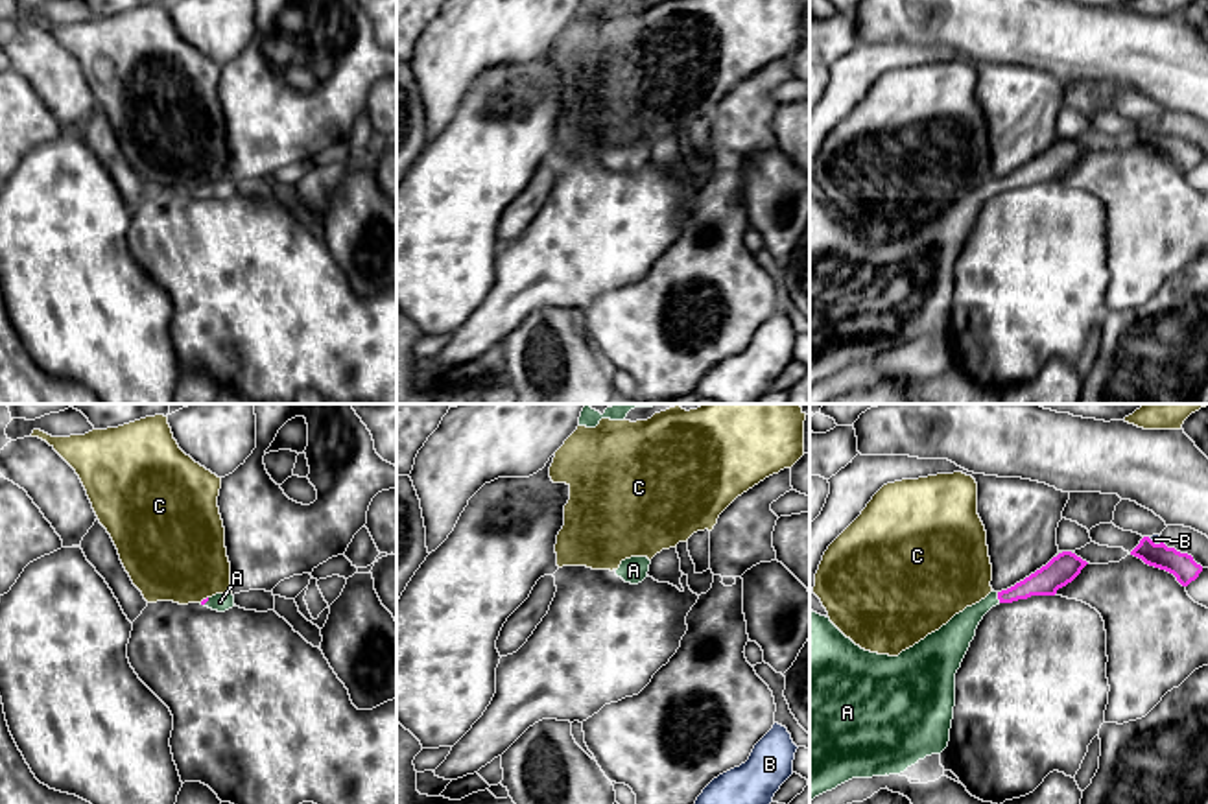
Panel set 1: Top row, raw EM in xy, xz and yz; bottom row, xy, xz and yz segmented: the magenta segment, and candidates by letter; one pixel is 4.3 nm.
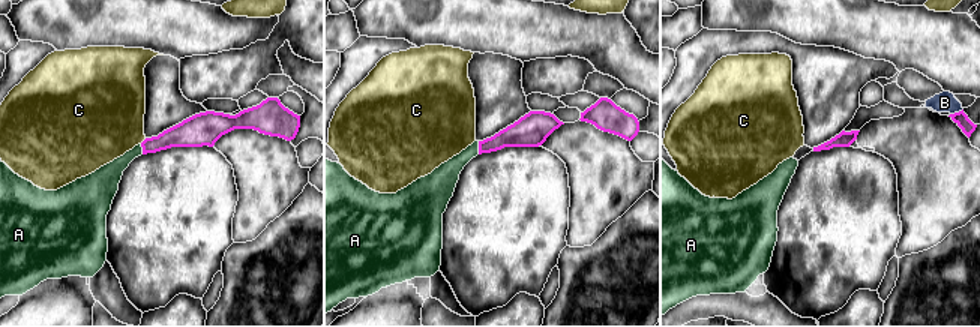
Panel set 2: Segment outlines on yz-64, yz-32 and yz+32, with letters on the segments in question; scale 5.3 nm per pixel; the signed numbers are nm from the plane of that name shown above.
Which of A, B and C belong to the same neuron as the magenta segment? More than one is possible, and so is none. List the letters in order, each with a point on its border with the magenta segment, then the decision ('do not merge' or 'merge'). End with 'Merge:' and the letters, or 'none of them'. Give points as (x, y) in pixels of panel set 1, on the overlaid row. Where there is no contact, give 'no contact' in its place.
A: yz (998, 598) | merge
B: yz (1153, 543) | do not merge
C: xy (203, 600) | do not merge
Merge: A

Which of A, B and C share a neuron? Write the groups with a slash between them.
A / B / C

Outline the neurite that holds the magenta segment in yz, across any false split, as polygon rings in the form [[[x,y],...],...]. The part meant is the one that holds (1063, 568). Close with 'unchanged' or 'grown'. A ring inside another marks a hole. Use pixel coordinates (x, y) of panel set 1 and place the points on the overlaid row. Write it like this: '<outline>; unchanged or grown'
[[[1062,551],[1014,586],[992,590],[898,656],[861,649],[830,618],[810,610],[810,802],[852,778],[900,774],[926,756],[941,754],[950,741],[955,673],[983,616],[1000,603],[1055,596],[1086,564]]]; grown

